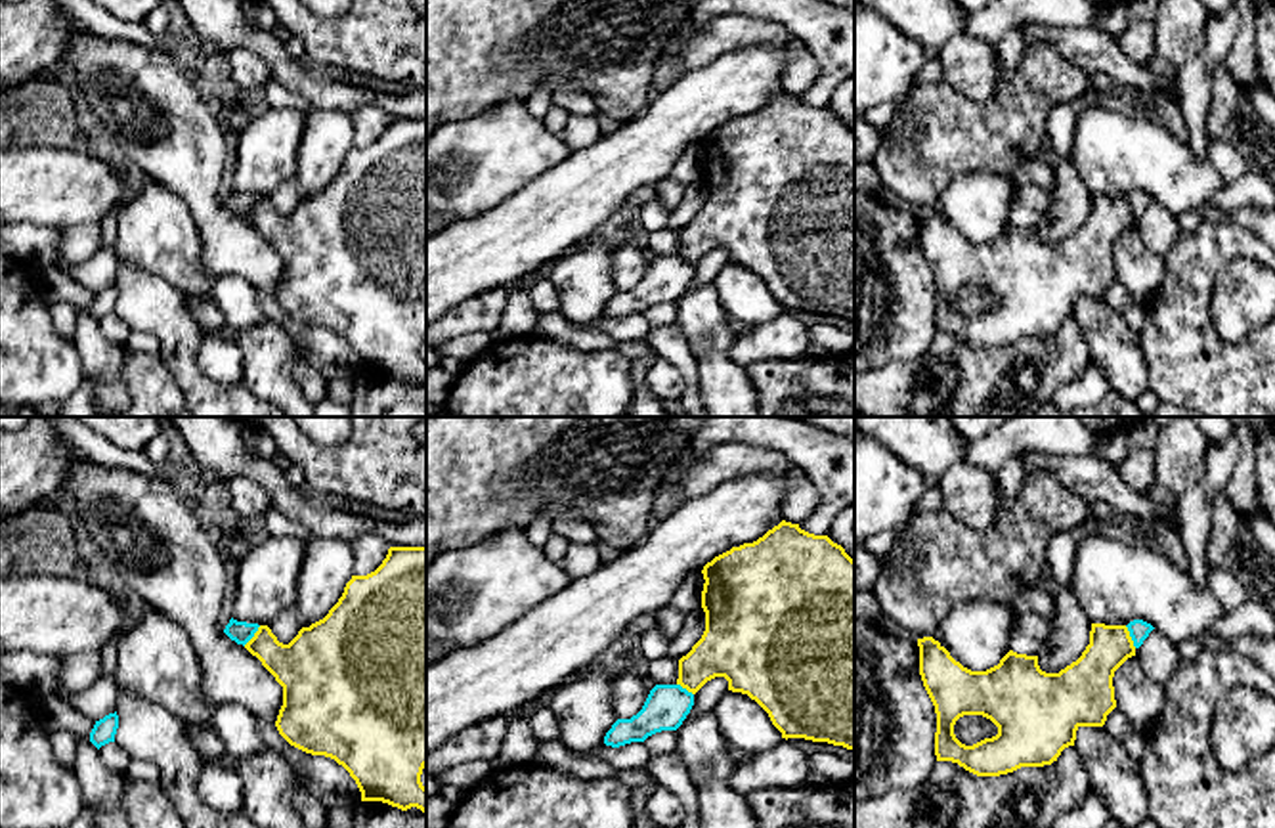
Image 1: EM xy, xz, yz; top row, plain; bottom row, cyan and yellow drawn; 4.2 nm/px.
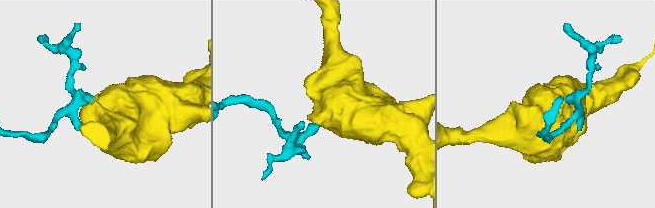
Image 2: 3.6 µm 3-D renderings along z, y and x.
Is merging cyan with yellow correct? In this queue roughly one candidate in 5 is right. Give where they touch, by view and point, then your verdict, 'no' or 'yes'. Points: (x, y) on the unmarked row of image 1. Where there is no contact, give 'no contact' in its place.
yz (1130, 207) | no

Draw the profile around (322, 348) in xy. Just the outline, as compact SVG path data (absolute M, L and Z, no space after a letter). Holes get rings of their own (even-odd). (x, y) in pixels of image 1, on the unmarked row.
M256 291L256 300L266 317L277 321L296 340L302 358L327 381L352 381L361 373L356 352L335 331L291 317L268 293Z

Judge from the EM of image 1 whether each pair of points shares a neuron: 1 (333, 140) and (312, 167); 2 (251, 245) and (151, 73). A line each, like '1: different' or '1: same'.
1: same
2: same

